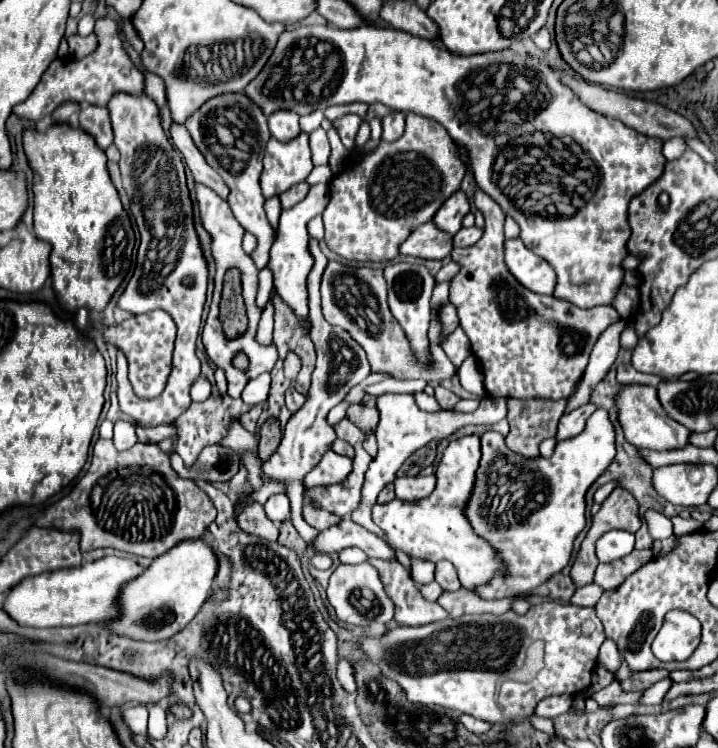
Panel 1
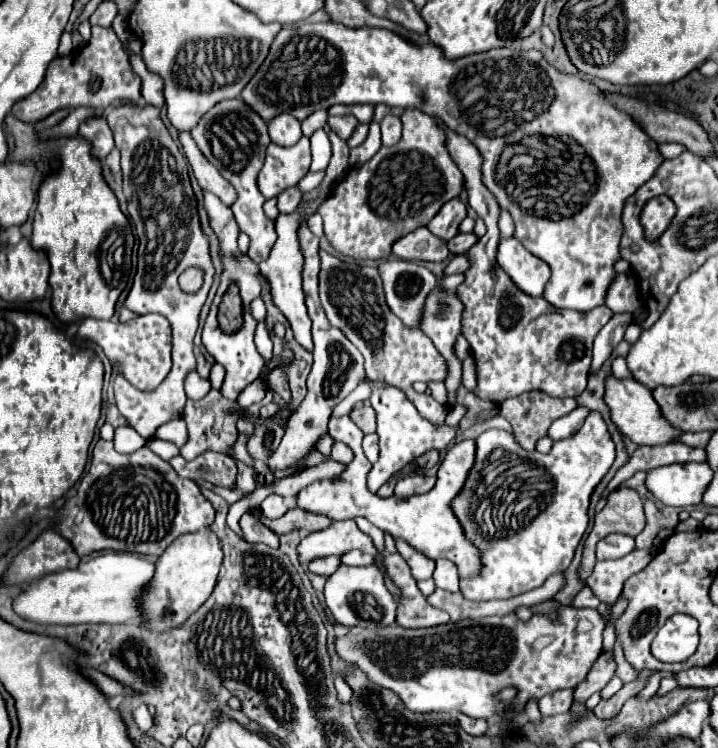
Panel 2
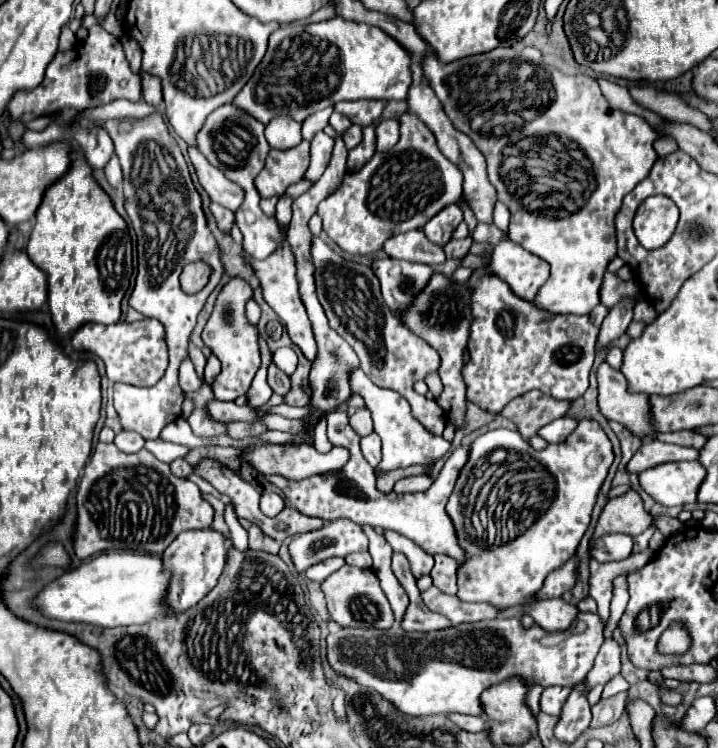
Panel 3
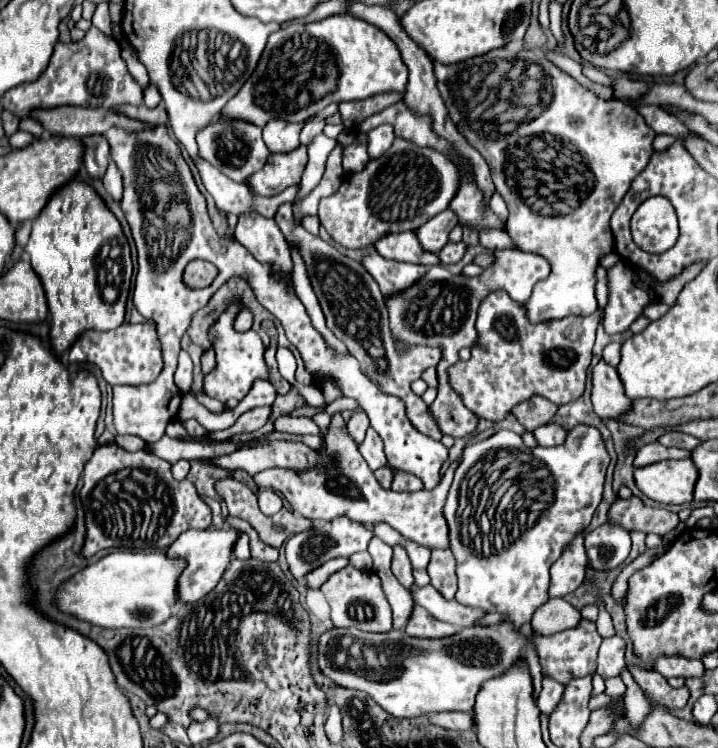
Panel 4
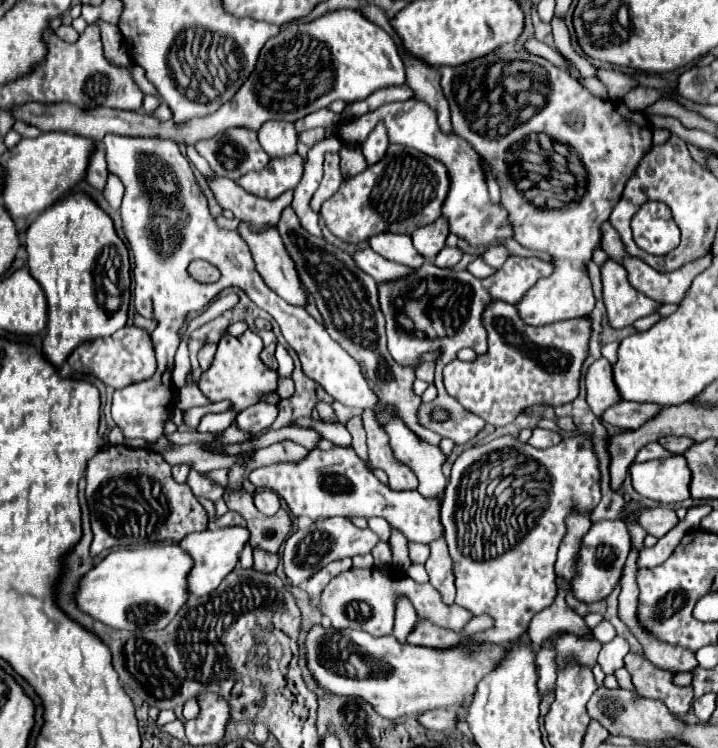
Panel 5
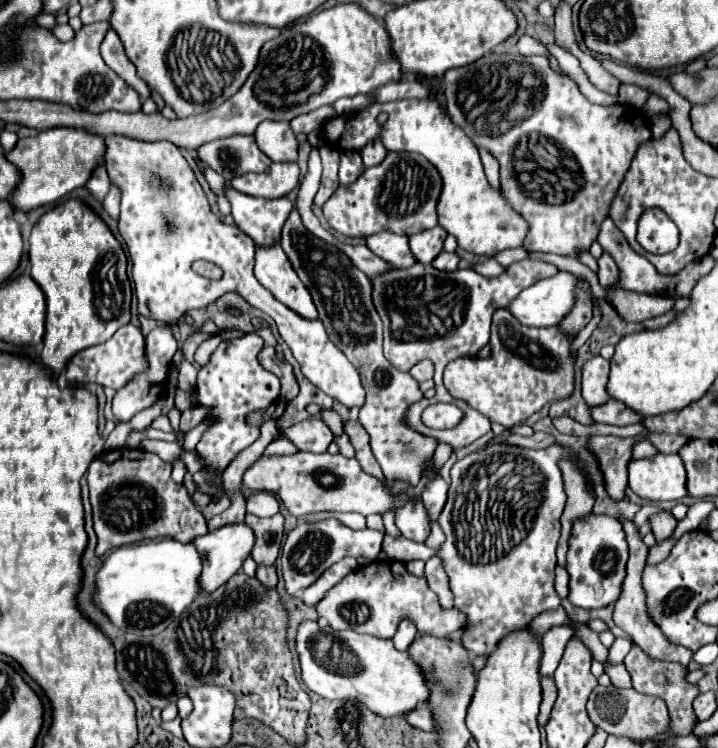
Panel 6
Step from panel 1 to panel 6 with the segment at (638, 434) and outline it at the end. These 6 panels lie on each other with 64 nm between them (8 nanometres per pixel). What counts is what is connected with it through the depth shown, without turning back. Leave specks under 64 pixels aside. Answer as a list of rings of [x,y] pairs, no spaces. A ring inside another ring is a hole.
[[[594,356],[582,366],[582,396],[588,406],[608,402],[608,392],[606,392],[608,368],[610,362],[604,360],[602,356]]]

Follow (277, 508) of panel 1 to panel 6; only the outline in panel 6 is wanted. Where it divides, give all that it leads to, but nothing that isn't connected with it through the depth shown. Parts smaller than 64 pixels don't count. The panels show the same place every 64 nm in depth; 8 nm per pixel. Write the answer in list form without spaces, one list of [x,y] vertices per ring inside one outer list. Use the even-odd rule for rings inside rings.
[[[254,492],[246,498],[246,514],[270,518],[270,516],[278,514],[278,502],[268,492]]]

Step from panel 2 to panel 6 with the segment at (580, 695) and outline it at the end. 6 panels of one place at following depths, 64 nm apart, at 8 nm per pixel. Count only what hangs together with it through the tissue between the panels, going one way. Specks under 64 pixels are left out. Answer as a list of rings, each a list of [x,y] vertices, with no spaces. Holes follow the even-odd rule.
[[[616,638],[614,644],[612,644],[612,648],[610,648],[610,654],[608,654],[610,664],[620,664],[624,660],[626,652],[630,650],[630,646],[632,646],[630,638]]]

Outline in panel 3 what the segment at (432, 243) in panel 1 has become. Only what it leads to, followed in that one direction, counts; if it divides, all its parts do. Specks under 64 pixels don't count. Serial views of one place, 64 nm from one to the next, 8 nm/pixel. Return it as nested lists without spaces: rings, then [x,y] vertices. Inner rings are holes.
[[[412,230],[412,232],[396,234],[396,236],[388,238],[382,250],[390,258],[422,262],[422,264],[430,264],[430,266],[438,266],[446,260],[442,246],[428,242],[424,232],[420,232],[420,230]]]

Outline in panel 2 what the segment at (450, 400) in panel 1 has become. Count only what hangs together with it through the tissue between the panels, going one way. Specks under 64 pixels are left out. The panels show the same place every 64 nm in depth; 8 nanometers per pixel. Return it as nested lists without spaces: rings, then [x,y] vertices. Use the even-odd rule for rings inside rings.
[[[428,382],[428,388],[434,396],[434,400],[438,400],[440,404],[446,404],[448,402],[448,396],[446,396],[446,388],[444,388],[444,382]]]

